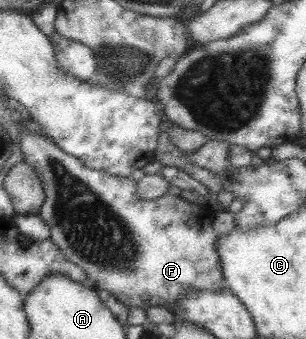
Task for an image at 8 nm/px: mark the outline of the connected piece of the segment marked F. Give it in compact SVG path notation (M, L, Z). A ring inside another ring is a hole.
M19 130L19 151L22 155L20 162L29 164L36 172L37 177L40 179L41 188L44 193L44 201L40 205L40 209L35 213L44 224L49 228L48 240L55 244L60 250L60 253L75 266L82 269L85 272L86 278L90 279L95 287L105 290L118 302L121 302L127 308L142 308L146 310L149 306L164 306L164 308L170 310L177 304L177 300L180 300L183 296L187 295L189 290L210 290L214 291L221 289L223 284L222 273L220 272L220 264L218 264L218 258L216 258L216 252L214 252L215 244L218 240L218 234L214 232L210 220L204 220L206 216L202 214L200 216L199 206L195 203L188 203L179 196L171 196L167 192L159 198L153 200L140 200L136 197L135 181L130 177L119 177L111 175L107 172L99 171L98 169L86 168L82 164L81 160L70 156L65 152L62 152L58 145L55 145L53 141L48 140L46 136L38 133Z

